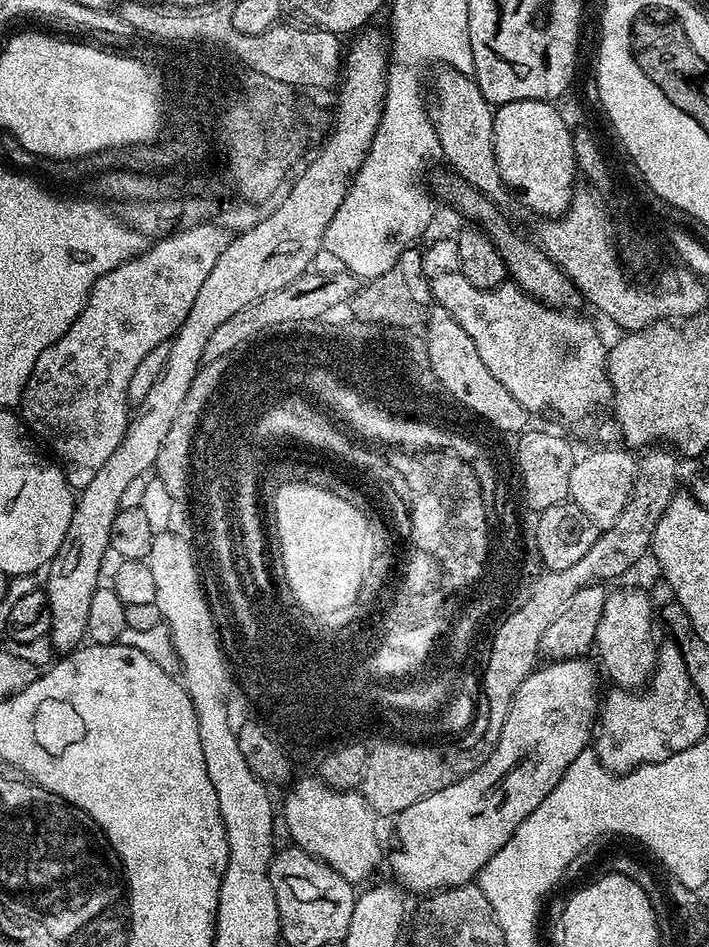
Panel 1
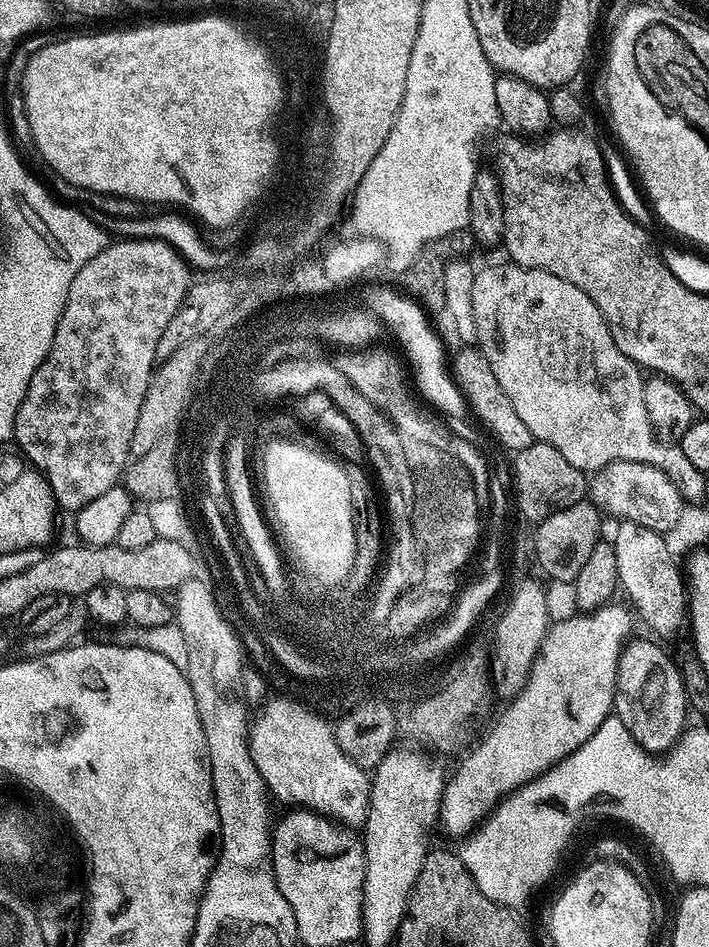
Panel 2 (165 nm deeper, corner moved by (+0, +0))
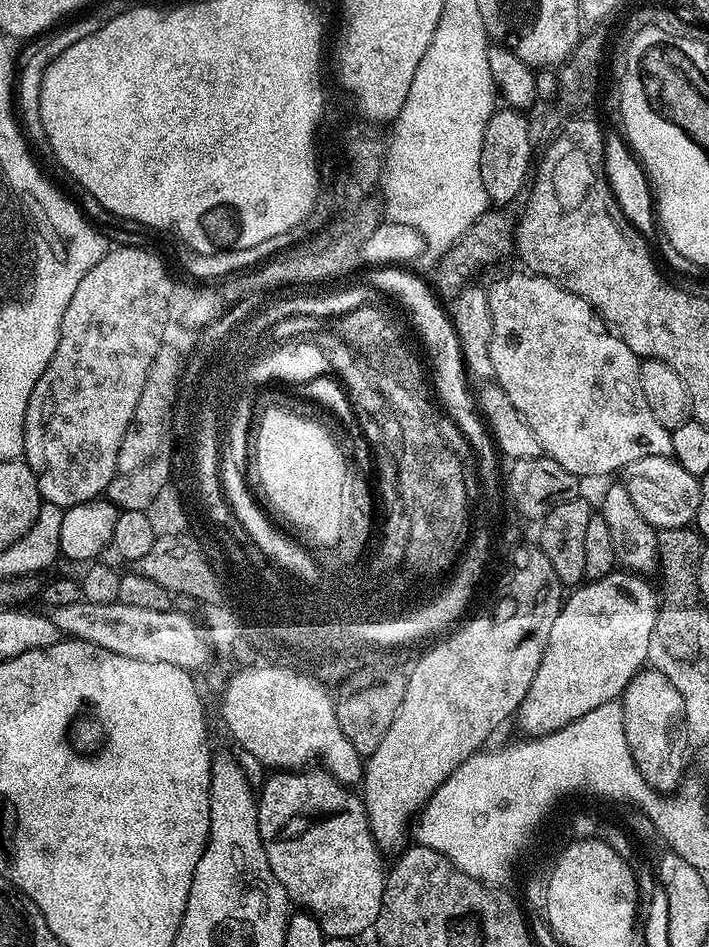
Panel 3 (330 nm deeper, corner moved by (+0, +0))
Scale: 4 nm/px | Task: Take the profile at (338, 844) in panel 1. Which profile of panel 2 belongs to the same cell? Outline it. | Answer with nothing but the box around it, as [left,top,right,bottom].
[250,702,370,830]

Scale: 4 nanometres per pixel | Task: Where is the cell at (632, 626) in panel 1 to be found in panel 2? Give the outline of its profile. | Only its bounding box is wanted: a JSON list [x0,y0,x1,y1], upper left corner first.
[613,640,688,752]

